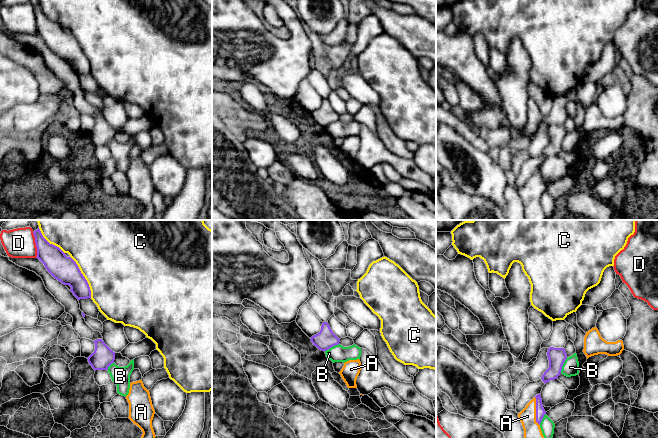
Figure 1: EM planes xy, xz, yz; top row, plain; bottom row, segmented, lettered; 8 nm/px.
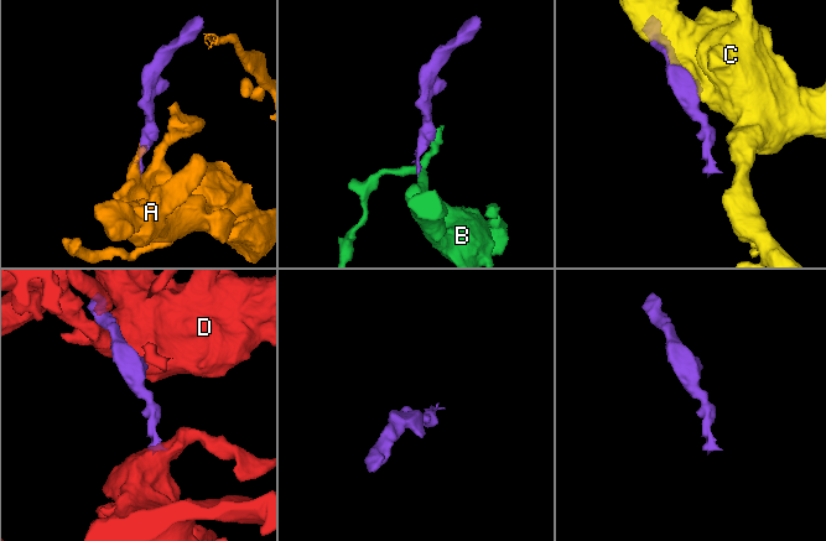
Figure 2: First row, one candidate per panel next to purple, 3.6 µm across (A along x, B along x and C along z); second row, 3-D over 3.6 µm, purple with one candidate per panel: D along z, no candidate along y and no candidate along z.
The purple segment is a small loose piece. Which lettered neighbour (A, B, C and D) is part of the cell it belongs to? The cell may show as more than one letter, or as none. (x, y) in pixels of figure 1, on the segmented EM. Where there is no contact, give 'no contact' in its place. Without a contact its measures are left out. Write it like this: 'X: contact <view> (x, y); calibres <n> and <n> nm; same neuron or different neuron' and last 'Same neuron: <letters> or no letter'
A: contact yz (536, 411); calibres 80 and 140 nm; same neuron
B: contact yz (562, 365); calibres 140 and 130 nm; different neuron
C: contact xy (84, 277); calibres 200 and 500 nm; different neuron
D: contact xy (36, 245); calibres 190 and 240 nm; different neuron
Same neuron: A

